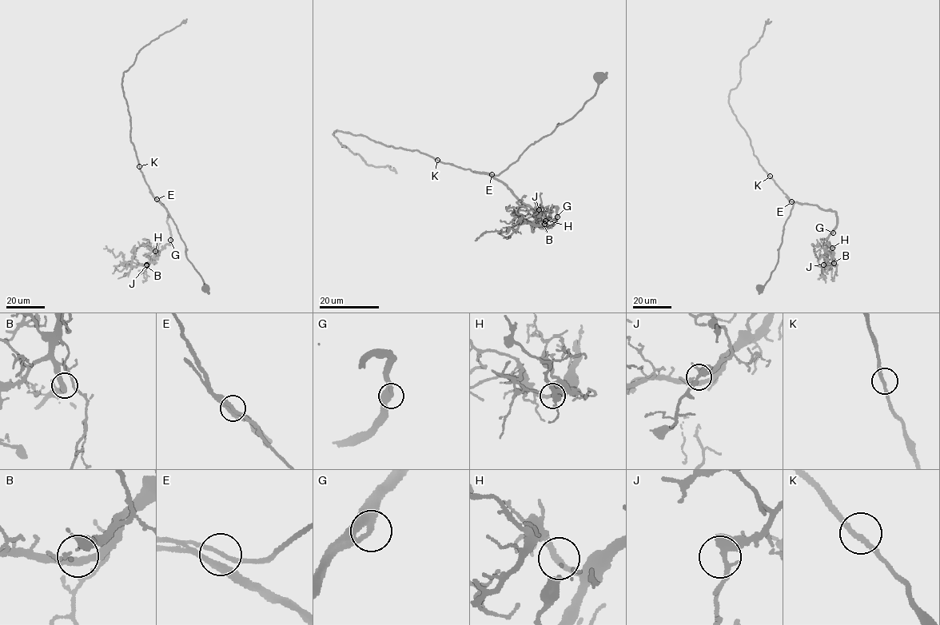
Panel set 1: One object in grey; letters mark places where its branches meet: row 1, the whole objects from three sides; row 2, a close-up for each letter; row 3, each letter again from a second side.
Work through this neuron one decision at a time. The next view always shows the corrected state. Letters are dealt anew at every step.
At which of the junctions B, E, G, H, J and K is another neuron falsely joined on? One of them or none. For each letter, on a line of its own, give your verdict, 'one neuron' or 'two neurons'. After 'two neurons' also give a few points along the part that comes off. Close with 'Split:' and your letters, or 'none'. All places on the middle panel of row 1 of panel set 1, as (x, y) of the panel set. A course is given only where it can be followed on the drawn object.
B: one neuron
E: one neuron
G: one neuron
H: one neuron
J: one neuron
K: one neuron
Split: none

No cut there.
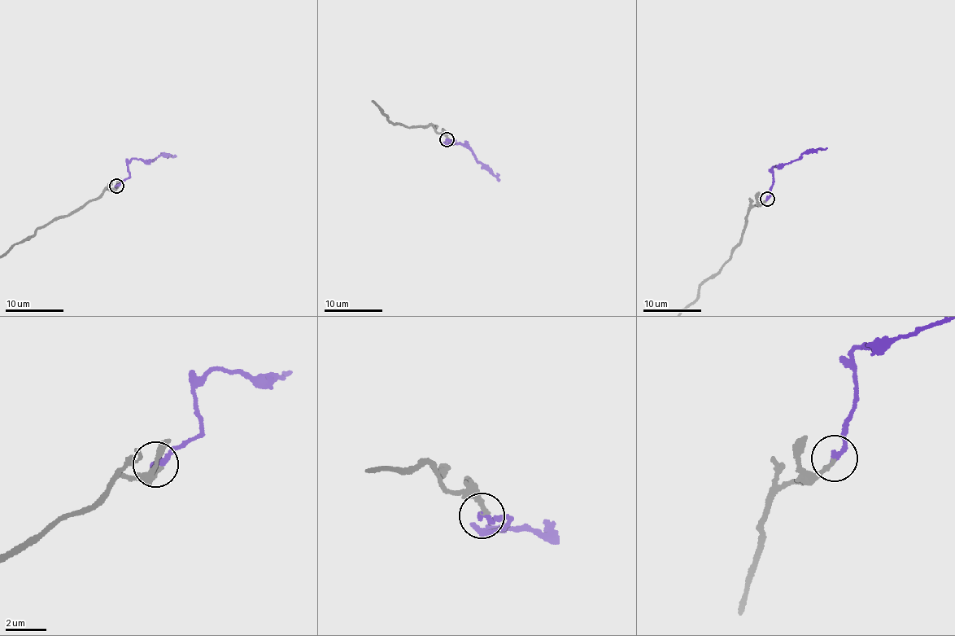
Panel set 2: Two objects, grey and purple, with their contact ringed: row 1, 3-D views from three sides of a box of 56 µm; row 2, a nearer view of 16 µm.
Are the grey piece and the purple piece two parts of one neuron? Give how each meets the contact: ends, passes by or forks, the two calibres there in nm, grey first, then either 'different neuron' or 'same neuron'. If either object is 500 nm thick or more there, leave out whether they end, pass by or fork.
grey ends there; purple ends there; 220 nm thick on the grey side, 240 nm on the other; same neuron

